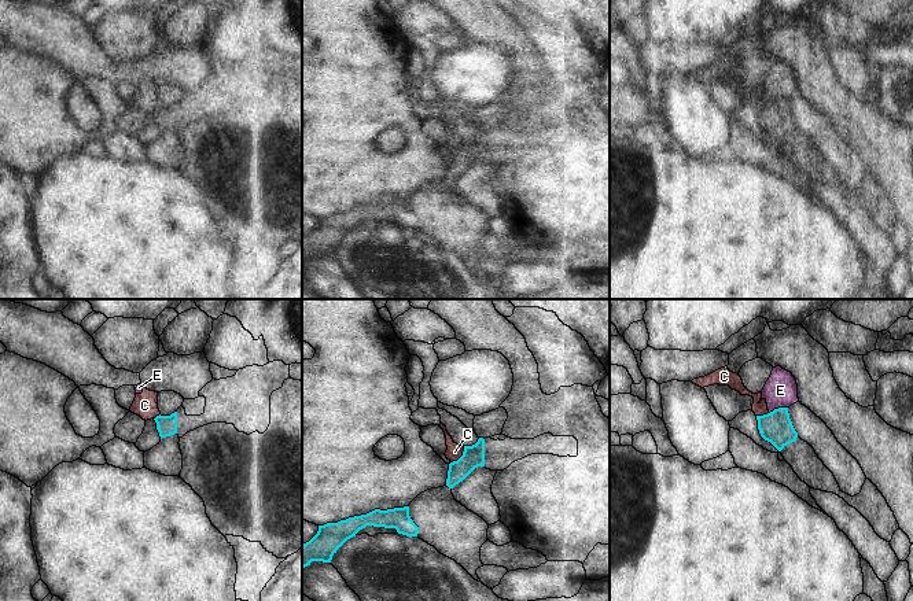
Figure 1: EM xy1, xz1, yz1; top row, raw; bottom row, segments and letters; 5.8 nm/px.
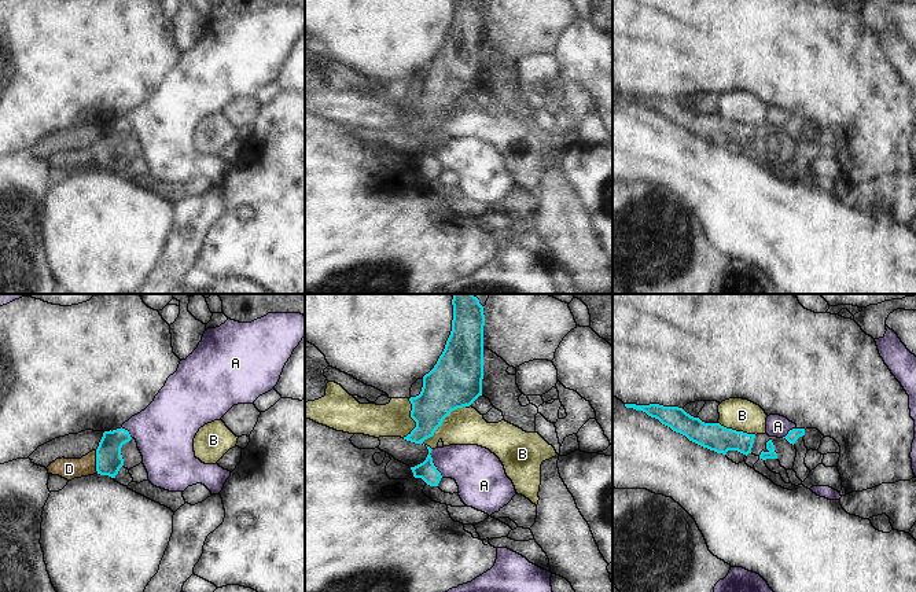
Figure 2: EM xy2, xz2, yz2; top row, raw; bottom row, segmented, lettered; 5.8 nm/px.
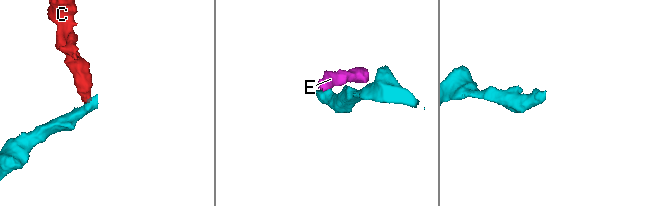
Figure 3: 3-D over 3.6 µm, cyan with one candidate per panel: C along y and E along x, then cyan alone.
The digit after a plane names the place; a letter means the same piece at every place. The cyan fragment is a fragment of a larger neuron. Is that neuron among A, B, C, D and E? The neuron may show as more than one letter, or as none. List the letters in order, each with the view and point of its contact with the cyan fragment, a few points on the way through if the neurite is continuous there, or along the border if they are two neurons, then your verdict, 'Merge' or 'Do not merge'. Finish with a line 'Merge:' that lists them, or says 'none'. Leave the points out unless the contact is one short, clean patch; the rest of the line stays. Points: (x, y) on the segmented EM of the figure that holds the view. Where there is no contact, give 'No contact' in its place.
A: Touches cyan at xz2 (433, 463). Boundary: xz2 (431, 449), (433, 464), (442, 477). Do not merge
B: Touches cyan at xz2 (442, 420). Boundary: xz2 (466, 405), (455, 408), (436, 431), (422, 442). Do not merge
C: Touches cyan at xz1 (461, 456). Boundary: xz1 (464, 446), (463, 453), (451, 463). Do not merge
D: Touches cyan at xy2 (96, 462). Path across: xy2 (109, 460), (96, 462), (69, 469). Merge
E: Touches cyan at yz1 (779, 408). Boundary: yz1 (787, 406), (779, 406), (769, 413). Do not merge
Merge: D

